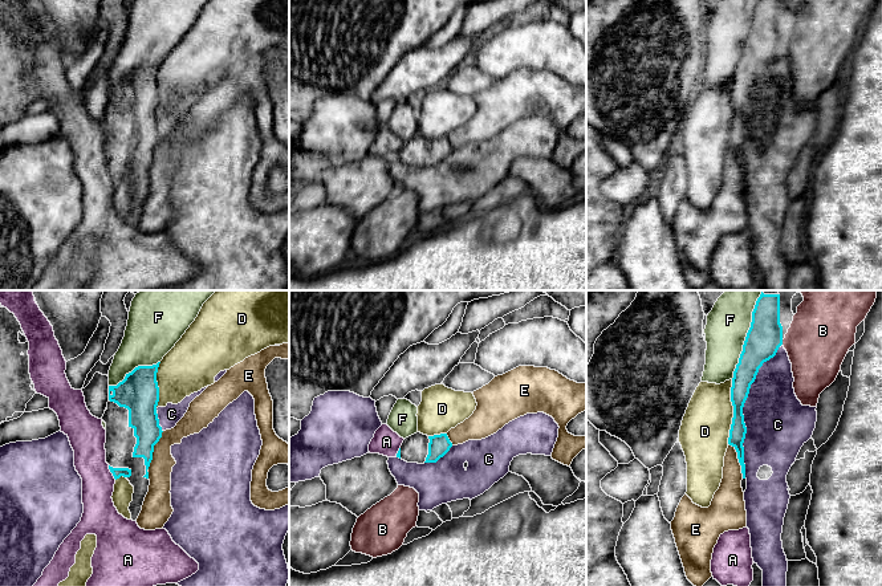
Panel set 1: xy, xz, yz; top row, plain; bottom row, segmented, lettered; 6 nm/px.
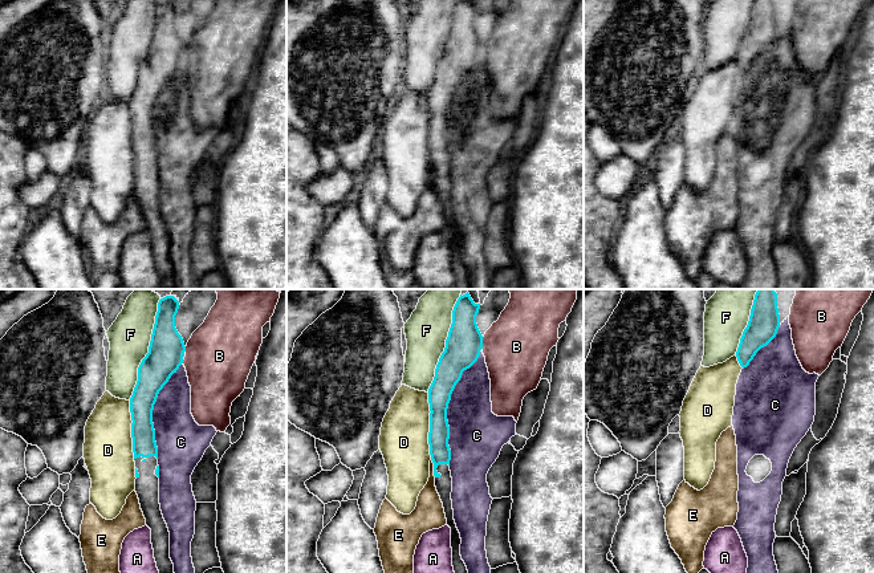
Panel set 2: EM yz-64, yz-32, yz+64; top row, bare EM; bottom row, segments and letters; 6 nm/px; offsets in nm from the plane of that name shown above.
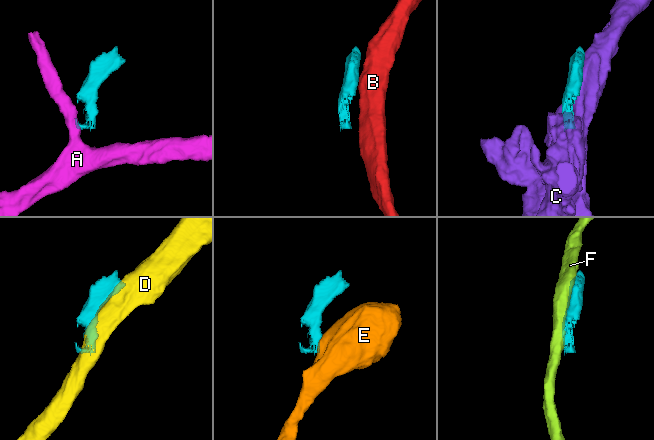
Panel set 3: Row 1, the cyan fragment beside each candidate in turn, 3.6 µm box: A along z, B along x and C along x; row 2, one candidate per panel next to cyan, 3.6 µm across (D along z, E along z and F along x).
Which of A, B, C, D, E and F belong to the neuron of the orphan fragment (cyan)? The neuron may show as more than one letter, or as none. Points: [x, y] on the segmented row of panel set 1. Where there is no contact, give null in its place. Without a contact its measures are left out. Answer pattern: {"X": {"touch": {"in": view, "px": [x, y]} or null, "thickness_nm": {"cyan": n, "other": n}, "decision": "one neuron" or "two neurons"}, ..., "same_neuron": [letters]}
{"A": {"touch": {"in": "xy", "px": [110, 471]}, "thickness_nm": {"cyan": 60, "other": 220}, "decision": "two neurons"}, "B": {"touch": {"in": "yz", "px": [781, 342]}, "thickness_nm": {"cyan": 220, "other": 380}, "decision": "two neurons"}, "C": {"touch": {"in": "yz", "px": [742, 410]}, "thickness_nm": {"cyan": 140, "other": 380}, "decision": "two neurons"}, "D": {"touch": {"in": "yz", "px": [734, 411]}, "thickness_nm": {"cyan": 140, "other": 300}, "decision": "two neurons"}, "E": {"touch": {"in": "xy", "px": [153, 450]}, "thickness_nm": {"cyan": 180, "other": 140}, "decision": "two neurons"}, "F": {"touch": {"in": "yz", "px": [747, 336]}, "thickness_nm": {"cyan": 220, "other": 260}, "decision": "two neurons"}, "same_neuron": []}

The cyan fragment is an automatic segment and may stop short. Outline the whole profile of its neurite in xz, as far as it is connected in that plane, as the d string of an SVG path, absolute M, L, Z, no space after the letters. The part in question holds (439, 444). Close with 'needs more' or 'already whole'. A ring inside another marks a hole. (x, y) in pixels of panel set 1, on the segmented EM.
M416 432L403 440L397 457L407 463L436 463L451 447L447 434L427 436Z | needs more

